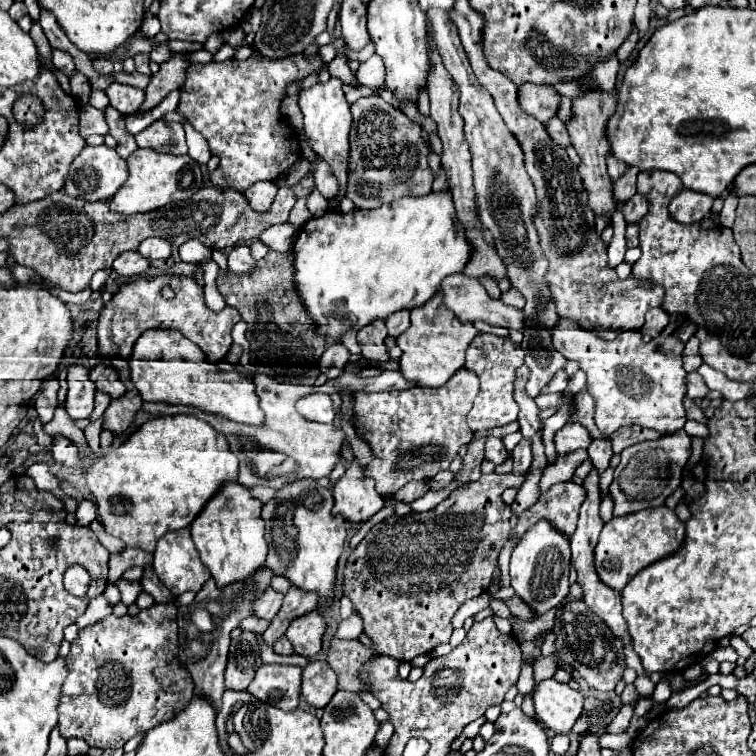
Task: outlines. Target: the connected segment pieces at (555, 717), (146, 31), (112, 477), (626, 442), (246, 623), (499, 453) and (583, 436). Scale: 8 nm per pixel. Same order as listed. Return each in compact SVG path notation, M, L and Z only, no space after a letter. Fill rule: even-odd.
M554 678L536 684L536 718L558 734L568 734L584 712L584 696Z
M146 12L146 18L144 18L144 24L142 24L140 30L146 38L154 38L160 32L160 21L156 16L152 16L150 12Z
M172 414L144 422L122 446L96 460L86 470L86 480L98 502L98 514L106 532L124 540L126 546L154 552L156 540L166 534L166 530L170 532L190 526L206 502L226 482L238 482L238 458L228 448L226 436L214 430L206 420L192 414Z
M624 426L622 430L618 430L618 434L610 436L610 442L612 442L612 450L616 454L620 454L624 448L628 448L632 444L656 440L656 438L662 438L662 434L658 434L656 430L646 430L642 426Z
M255 616L244 619L240 628L242 631L251 631L258 634L262 634L269 626L269 622L256 618Z
M488 436L486 438L486 460L490 460L492 464L504 464L508 460L508 450L504 448L500 438Z
M566 424L554 436L554 444L556 444L556 450L560 456L574 452L578 448L588 448L590 442L592 442L592 436L582 424Z

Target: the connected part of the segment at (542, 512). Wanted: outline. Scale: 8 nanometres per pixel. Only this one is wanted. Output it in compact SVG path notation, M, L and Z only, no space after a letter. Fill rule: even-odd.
M558 482L548 492L540 494L538 502L524 510L518 516L518 524L510 532L510 538L520 540L526 530L530 530L536 522L548 520L560 534L570 538L576 530L578 510L586 498L586 490L576 482Z

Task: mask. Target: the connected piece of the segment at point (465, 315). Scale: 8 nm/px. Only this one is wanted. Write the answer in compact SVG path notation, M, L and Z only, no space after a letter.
M450 274L442 280L442 292L444 292L444 304L458 316L462 322L476 322L482 320L492 326L504 326L510 330L524 332L524 312L514 306L506 306L502 300L494 300L488 296L480 280L466 278L464 274Z

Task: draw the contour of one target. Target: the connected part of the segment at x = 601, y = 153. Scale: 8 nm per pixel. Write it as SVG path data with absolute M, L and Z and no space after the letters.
M586 92L580 98L576 98L572 104L574 104L574 118L566 126L572 136L572 146L578 150L578 154L582 158L580 174L582 174L582 182L588 190L590 208L596 212L596 216L614 214L616 204L612 200L612 184L610 184L610 176L606 172L606 156L610 152L610 142L606 140L606 124L616 110L616 98L610 98L610 94Z

